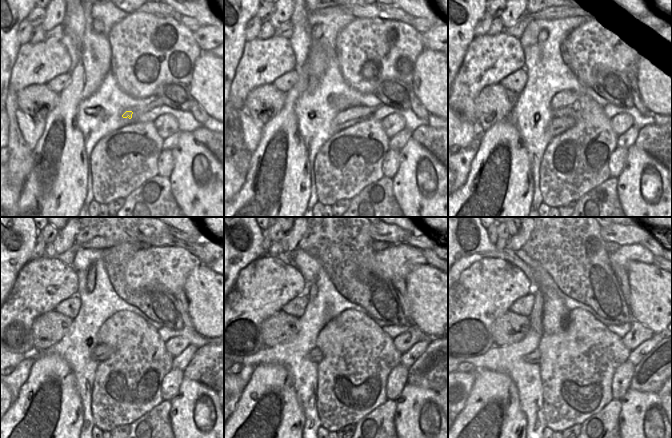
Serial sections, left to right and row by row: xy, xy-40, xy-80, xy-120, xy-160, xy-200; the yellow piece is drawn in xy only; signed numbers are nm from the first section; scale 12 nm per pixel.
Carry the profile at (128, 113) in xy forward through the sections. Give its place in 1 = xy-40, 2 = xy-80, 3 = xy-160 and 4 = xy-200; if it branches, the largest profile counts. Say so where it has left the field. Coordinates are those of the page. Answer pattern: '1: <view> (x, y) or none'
1: xy-40 (350, 116)
2: xy-80 (557, 126)
3: xy-160 (315, 355)
4: xy-200 (534, 357)

